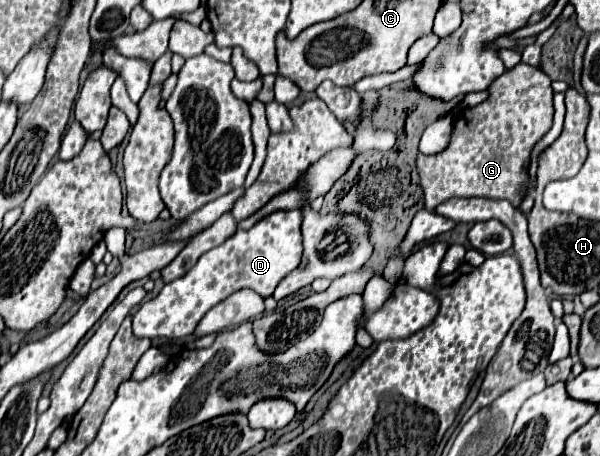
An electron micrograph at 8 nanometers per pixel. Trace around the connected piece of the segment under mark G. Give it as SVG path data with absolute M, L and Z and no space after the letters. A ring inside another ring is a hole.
M518 64L490 84L490 98L456 116L450 146L434 156L418 154L418 174L426 198L426 210L434 210L448 198L506 198L514 206L522 202L522 186L528 180L534 144L552 126L550 78L528 64ZM502 142L506 146L502 146Z

